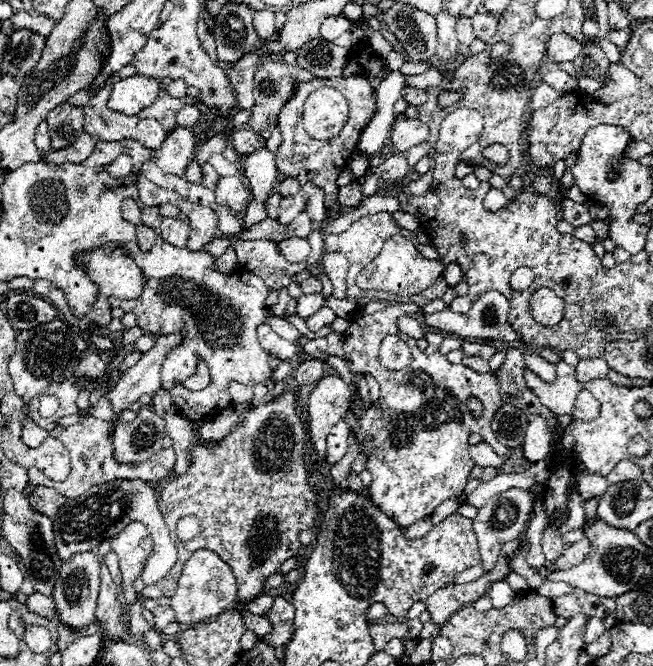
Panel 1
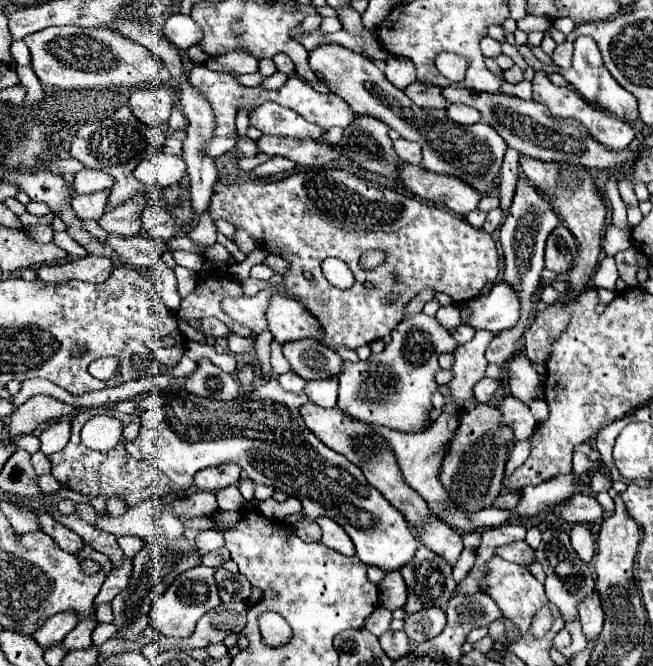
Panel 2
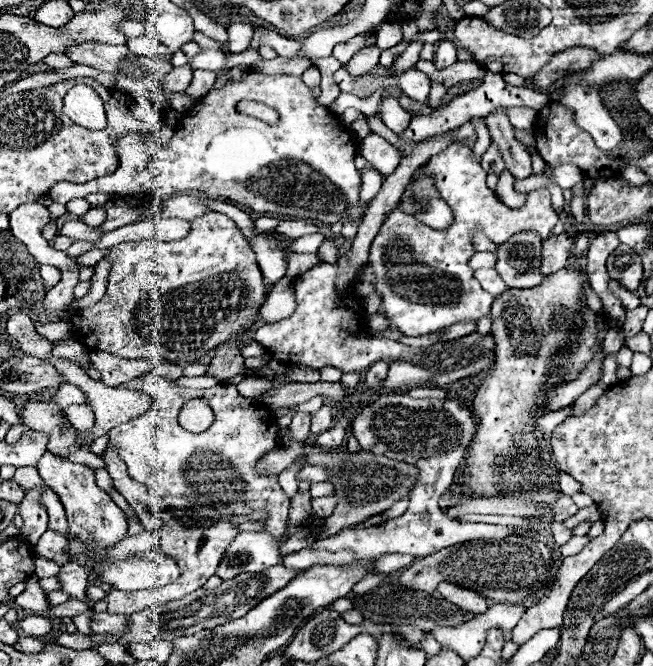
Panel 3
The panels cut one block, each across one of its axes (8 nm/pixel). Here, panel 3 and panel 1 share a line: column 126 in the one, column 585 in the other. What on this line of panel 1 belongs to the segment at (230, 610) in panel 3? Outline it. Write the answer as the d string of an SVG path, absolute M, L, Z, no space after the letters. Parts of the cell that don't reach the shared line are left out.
M588 618L586 624L586 632L584 632L584 644L590 644L594 640L598 640L604 634L604 622L600 618Z

